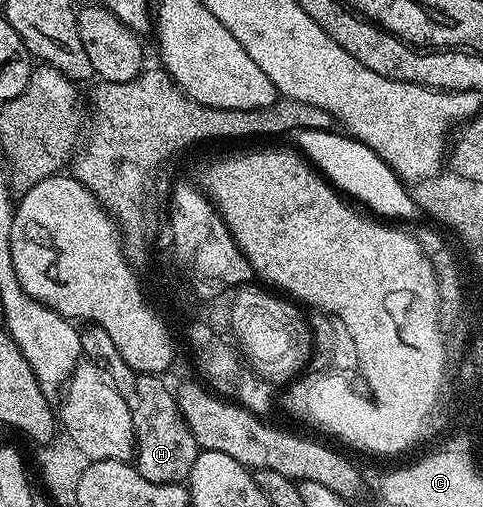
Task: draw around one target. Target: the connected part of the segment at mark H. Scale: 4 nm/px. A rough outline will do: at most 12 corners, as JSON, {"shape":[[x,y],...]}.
{"shape":[[98,323],[82,356],[130,409],[137,472],[184,484],[199,448],[161,375],[131,369]]}

